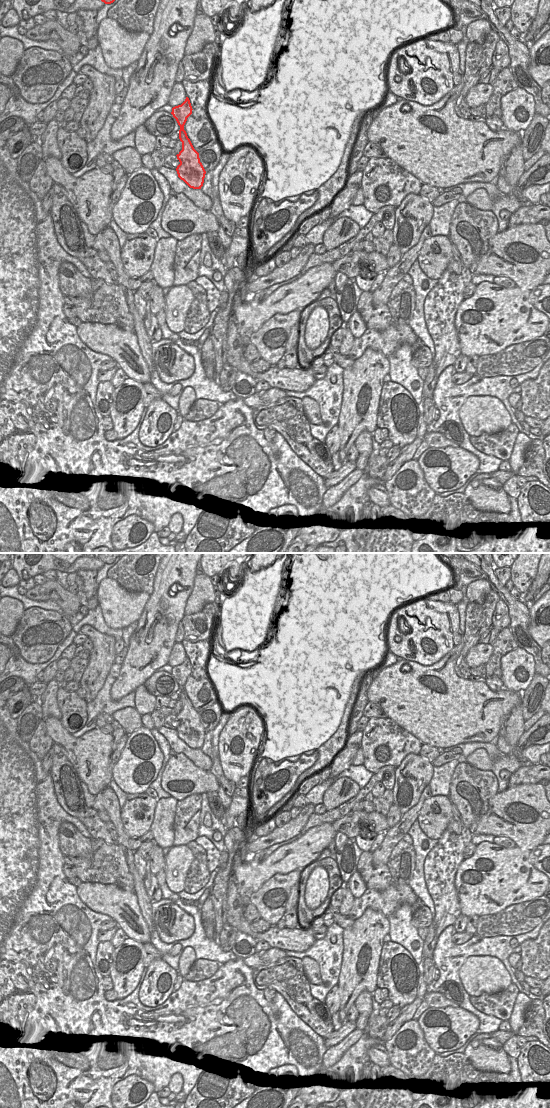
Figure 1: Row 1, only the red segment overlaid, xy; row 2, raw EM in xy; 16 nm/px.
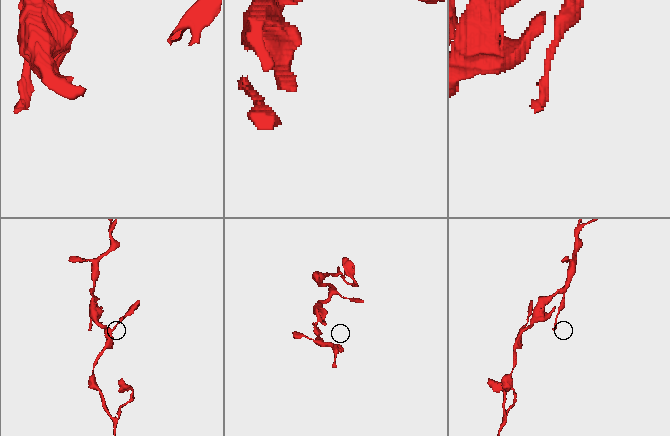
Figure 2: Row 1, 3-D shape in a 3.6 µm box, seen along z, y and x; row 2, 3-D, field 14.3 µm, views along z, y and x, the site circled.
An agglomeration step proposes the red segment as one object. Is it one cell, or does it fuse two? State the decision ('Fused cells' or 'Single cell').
Fused cells.

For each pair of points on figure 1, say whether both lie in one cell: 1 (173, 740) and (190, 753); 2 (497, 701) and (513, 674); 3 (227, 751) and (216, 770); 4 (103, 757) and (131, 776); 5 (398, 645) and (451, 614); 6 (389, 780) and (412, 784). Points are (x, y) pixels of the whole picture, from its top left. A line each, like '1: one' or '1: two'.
1: one
2: two
3: two
4: two
5: one
6: two

